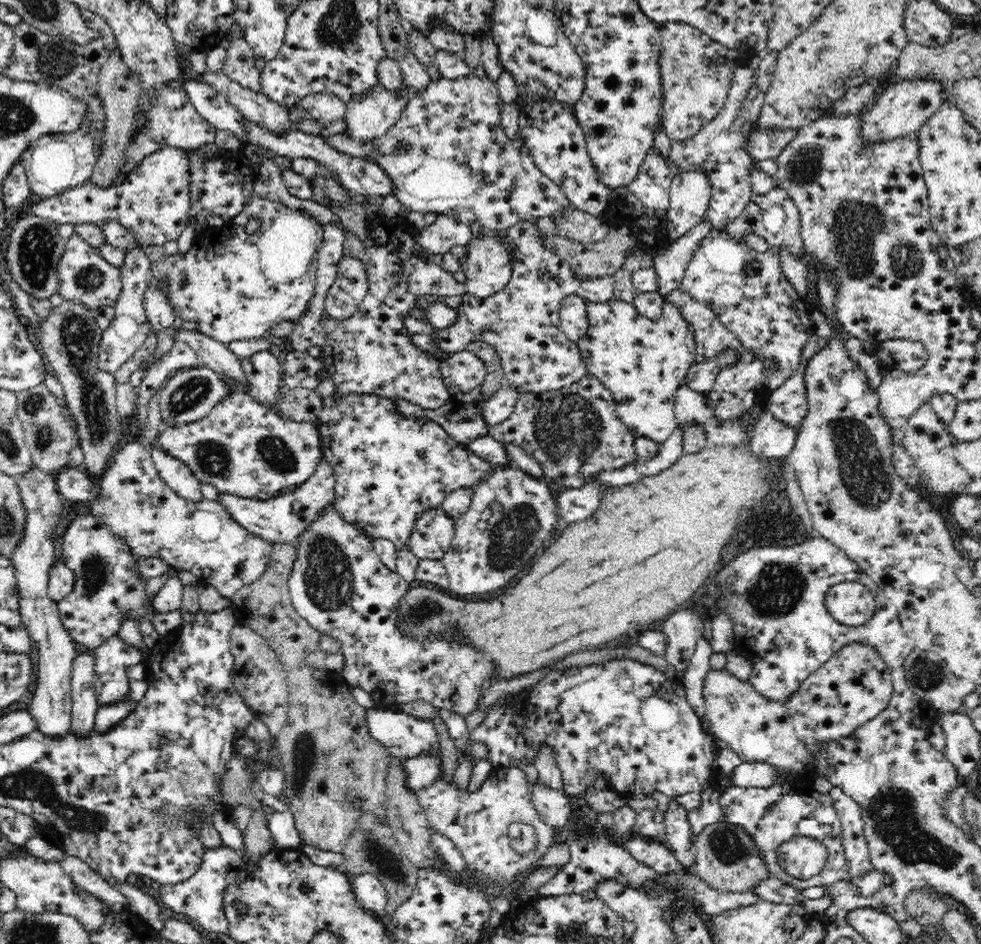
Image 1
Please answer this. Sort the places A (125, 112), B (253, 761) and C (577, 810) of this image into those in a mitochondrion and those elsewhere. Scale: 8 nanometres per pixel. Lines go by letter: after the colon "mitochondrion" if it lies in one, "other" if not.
A: other
B: other
C: other

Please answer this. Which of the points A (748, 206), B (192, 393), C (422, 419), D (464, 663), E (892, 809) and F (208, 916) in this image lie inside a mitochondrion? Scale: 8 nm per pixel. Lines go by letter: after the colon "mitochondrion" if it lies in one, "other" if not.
A: other
B: mitochondrion
C: other
D: other
E: mitochondrion
F: other

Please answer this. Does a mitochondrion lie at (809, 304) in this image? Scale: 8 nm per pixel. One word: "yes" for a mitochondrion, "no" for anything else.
no

